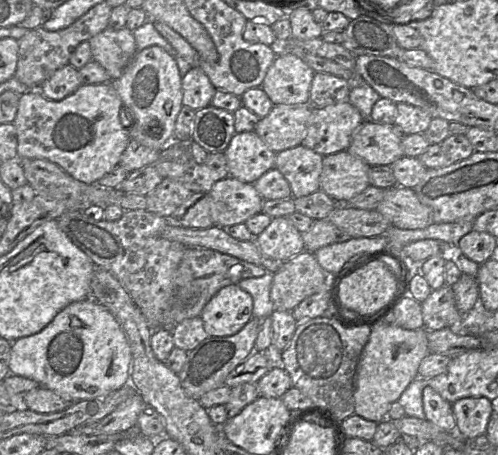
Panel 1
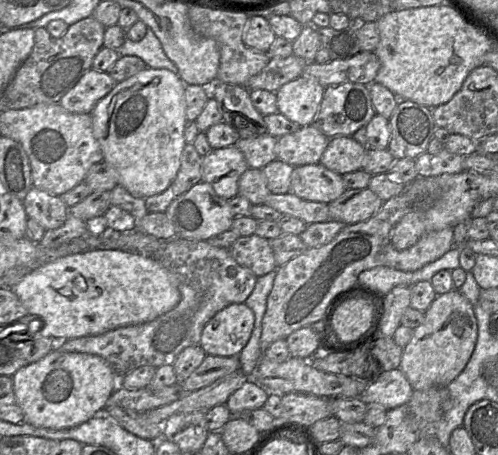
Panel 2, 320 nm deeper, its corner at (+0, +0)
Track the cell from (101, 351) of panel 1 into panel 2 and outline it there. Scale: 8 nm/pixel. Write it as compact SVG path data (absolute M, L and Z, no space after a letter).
M56 349L42 359L21 367L12 376L14 395L24 412L24 422L35 427L56 430L78 426L103 412L107 400L118 386L119 379L100 356Z

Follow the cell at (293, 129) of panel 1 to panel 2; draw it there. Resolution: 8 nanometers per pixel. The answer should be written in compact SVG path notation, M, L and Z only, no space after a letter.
M264 133L250 138L240 138L235 146L244 154L250 168L262 169L277 159L276 144L276 137Z

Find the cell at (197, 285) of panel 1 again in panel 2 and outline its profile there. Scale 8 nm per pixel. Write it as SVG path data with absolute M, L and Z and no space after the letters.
M179 236L171 239L159 239L159 241L160 247L147 255L178 277L181 293L180 302L173 309L153 321L119 327L100 335L62 340L57 343L56 350L100 356L108 363L118 378L122 378L132 370L145 365L155 368L173 365L183 349L200 343L203 328L217 312L230 304L244 303L253 291L258 277L249 268L240 265L231 256L228 249L214 246L206 240L192 240Z

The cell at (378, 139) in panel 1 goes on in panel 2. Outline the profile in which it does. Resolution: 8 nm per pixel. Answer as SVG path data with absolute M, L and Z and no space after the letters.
M335 136L330 141L320 159L320 163L340 175L362 169L366 146L352 136Z

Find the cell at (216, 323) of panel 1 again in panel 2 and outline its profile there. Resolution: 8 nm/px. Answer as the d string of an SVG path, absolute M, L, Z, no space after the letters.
M245 303L230 304L205 325L199 345L208 355L238 356L249 341L254 321L254 313Z

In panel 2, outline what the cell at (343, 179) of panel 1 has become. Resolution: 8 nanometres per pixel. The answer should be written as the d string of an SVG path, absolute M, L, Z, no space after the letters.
M321 163L296 166L291 174L290 192L305 200L328 204L345 190L342 175Z

